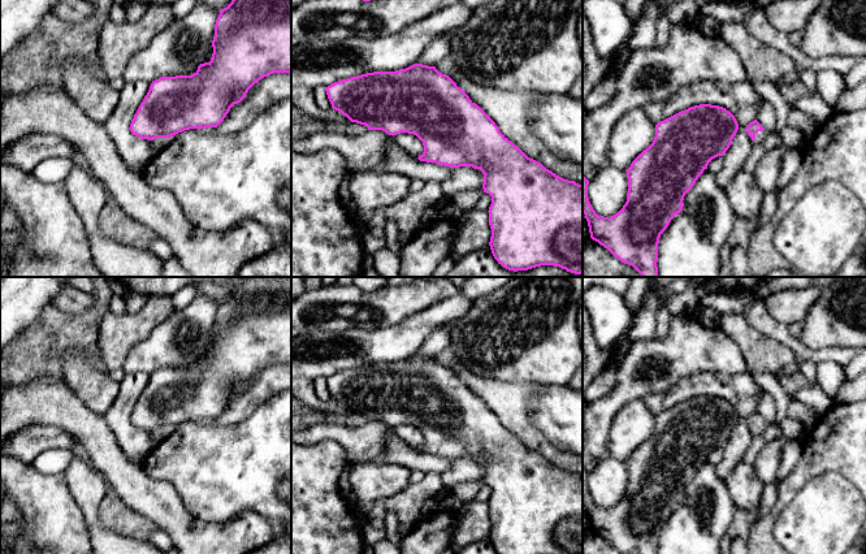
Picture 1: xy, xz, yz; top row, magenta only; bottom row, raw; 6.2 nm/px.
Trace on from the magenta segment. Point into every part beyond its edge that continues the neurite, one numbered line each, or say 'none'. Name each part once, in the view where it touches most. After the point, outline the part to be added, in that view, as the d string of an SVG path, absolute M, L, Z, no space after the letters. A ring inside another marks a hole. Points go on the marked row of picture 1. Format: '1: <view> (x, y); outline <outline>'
1: yz (761, 135); outline M766 130L758 131L758 133L755 134L755 140L754 140L754 142L753 142L752 138L750 138L752 144L753 144L753 146L761 144L761 143L767 138L767 135L768 135L768 133L767 133Z

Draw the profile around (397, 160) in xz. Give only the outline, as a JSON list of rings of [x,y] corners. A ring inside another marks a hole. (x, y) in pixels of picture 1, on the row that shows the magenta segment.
[[[391,138],[386,143],[384,161],[378,168],[384,173],[403,174],[411,179],[417,178],[424,182],[443,182],[451,178],[455,168],[440,165],[436,163],[420,161],[417,157],[408,155]]]

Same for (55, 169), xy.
[[[53,156],[40,161],[33,174],[40,183],[64,183],[73,166],[73,159]]]

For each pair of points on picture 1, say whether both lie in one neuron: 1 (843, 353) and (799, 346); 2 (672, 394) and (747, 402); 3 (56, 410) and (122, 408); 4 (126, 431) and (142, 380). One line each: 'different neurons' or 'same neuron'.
1: same neuron
2: same neuron
3: different neurons
4: same neuron

